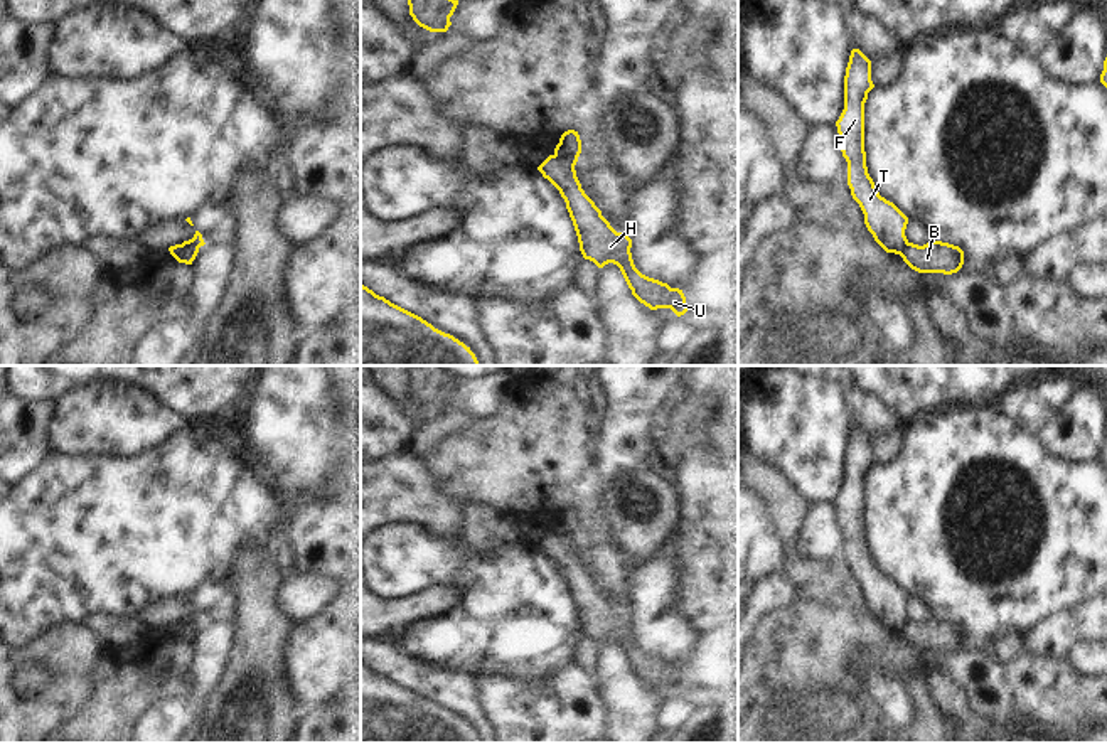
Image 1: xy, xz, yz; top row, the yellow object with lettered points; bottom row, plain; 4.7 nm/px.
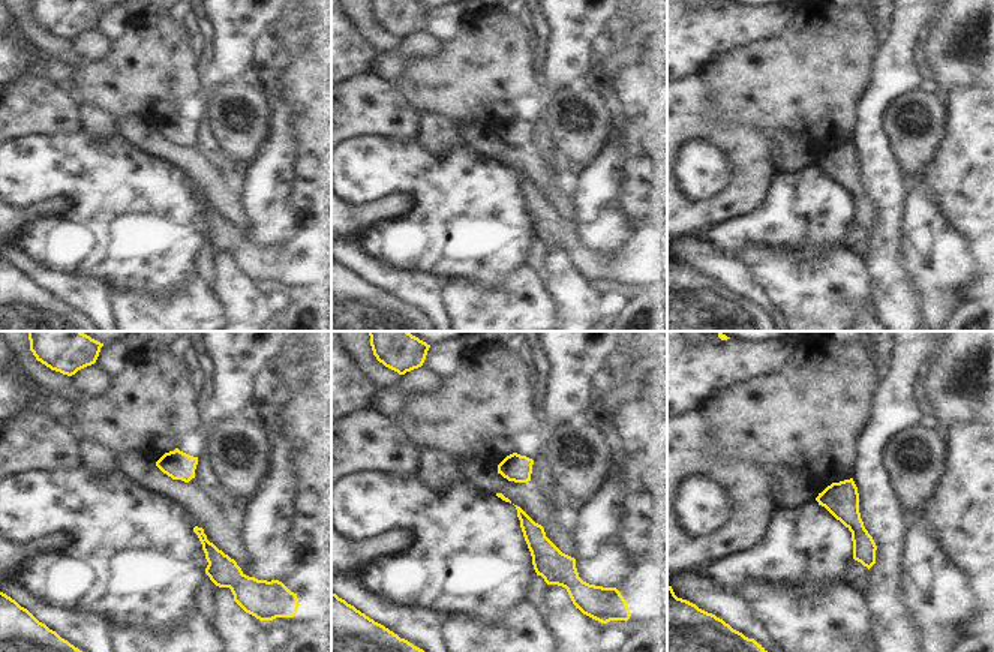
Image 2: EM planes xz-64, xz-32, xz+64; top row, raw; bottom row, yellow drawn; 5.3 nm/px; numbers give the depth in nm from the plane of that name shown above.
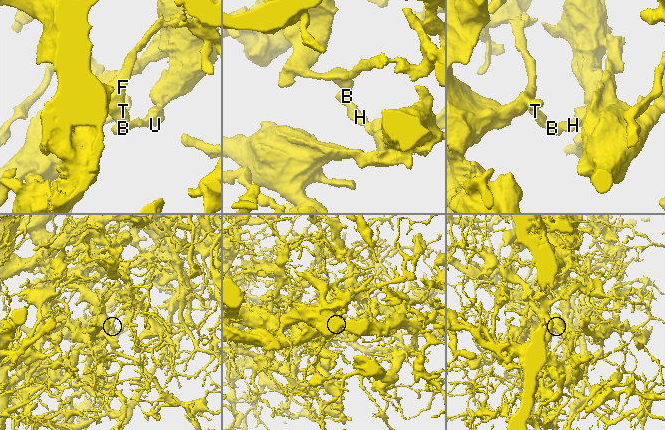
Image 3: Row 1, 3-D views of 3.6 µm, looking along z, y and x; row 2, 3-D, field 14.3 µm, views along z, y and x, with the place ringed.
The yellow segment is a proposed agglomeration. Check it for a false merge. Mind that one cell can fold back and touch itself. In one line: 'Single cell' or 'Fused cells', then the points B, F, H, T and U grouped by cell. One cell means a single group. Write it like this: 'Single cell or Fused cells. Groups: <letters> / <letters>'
Fused cells. Groups: B H U / F T

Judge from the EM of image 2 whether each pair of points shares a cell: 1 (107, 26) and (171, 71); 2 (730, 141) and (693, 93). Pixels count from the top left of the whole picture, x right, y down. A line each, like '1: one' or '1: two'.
1: two
2: one

